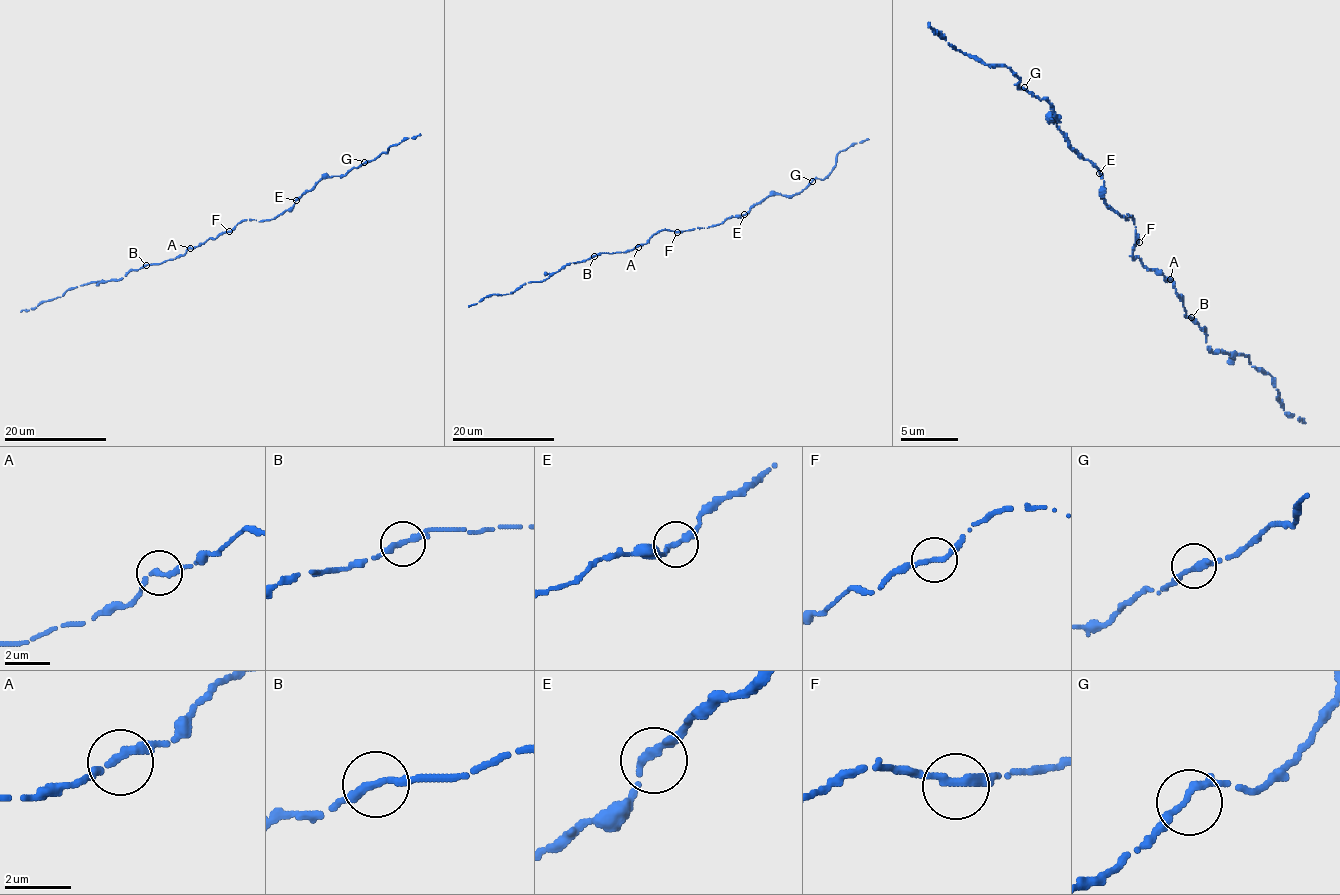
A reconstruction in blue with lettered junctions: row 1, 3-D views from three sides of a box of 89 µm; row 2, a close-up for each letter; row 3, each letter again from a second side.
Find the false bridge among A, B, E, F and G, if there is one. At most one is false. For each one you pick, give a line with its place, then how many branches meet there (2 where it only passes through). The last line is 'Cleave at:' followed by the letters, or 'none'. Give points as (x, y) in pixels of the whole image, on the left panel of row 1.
Cleave at: none

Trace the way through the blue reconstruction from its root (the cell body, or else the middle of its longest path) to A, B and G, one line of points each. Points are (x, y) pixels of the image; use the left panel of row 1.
A: (229, 231), (190, 248)
B: (229, 231), (189, 248), (173, 259), (146, 264)
G: (229, 231), (245, 220), (275, 218), (323, 177), (344, 176), (364, 162)

